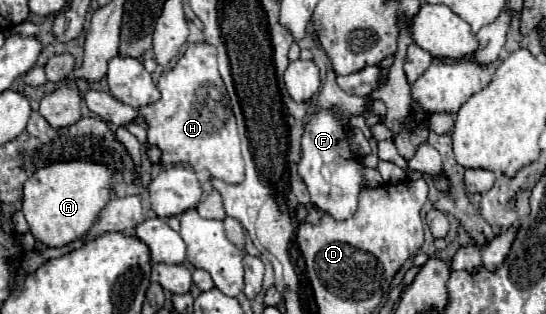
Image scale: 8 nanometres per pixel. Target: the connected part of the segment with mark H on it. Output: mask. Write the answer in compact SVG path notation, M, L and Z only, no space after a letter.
M189 44L171 70L165 70L157 84L161 98L141 108L147 124L147 140L159 146L163 164L189 164L193 170L209 170L213 178L239 184L245 166L239 146L235 116L229 106L225 84L217 70L217 50L213 44Z

